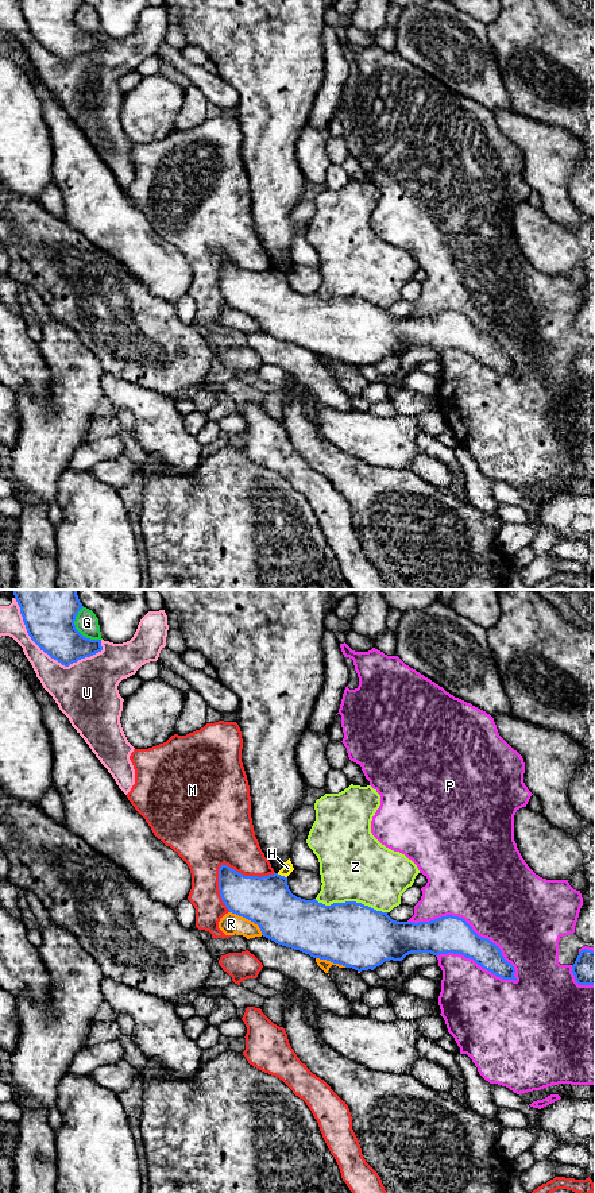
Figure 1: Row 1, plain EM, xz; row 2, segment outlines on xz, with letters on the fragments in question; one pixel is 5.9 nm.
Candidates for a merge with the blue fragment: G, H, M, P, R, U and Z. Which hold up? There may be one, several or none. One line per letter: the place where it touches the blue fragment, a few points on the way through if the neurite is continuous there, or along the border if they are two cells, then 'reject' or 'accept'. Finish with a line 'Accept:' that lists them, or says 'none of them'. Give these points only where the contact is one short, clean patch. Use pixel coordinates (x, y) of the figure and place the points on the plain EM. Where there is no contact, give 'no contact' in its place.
G: contact xz (76, 24); reject
H: contact xz (282, 271); border xz (277, 269), (286, 273); reject
M: contact xz (225, 261); reject
P: contact xz (470, 321); reject
R: contact xz (248, 315); reject
U: contact xz (50, 51); reject
Z: contact xz (351, 297); reject
Accept: none of them

